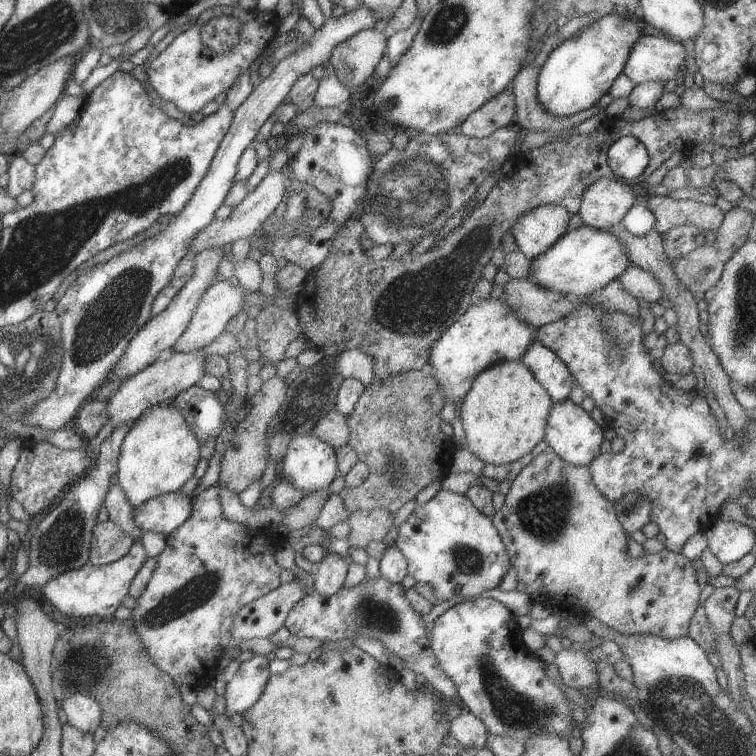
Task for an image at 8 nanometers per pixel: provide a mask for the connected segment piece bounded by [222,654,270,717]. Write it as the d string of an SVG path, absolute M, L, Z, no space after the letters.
M256 655L240 663L232 678L226 682L223 693L224 715L245 712L258 698L267 677L268 660L263 655Z

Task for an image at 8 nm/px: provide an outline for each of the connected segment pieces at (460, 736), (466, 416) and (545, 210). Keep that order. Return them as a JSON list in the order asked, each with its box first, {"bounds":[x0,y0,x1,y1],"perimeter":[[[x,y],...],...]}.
[{"bounds":[448,710,488,749],"perimeter":[[[465,710],[449,721],[448,733],[465,749],[480,749],[486,744],[488,730],[477,716]]]},{"bounds":[460,361,552,463],"perimeter":[[[501,361],[475,375],[460,405],[465,448],[482,463],[512,463],[543,438],[552,398],[520,361]]]},{"bounds":[509,204,570,260],"perimeter":[[[540,204],[517,216],[509,234],[521,254],[531,260],[567,232],[570,215],[560,204]]]}]

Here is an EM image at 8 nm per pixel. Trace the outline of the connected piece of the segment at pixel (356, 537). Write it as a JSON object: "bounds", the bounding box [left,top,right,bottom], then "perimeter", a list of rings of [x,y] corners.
{"bounds":[346,507,395,549],"perimeter":[[[385,507],[371,510],[352,511],[347,518],[350,529],[346,536],[349,546],[360,546],[363,549],[369,541],[381,541],[391,528],[395,512]]]}

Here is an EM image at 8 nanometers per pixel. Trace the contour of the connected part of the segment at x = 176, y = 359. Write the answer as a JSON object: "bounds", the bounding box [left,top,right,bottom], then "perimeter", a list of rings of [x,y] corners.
{"bounds":[106,352,206,428],"perimeter":[[[203,352],[173,353],[168,360],[155,361],[137,374],[127,377],[107,401],[106,418],[115,428],[135,421],[150,406],[173,400],[186,388],[195,385],[206,374],[204,370],[204,358],[206,356]]]}

